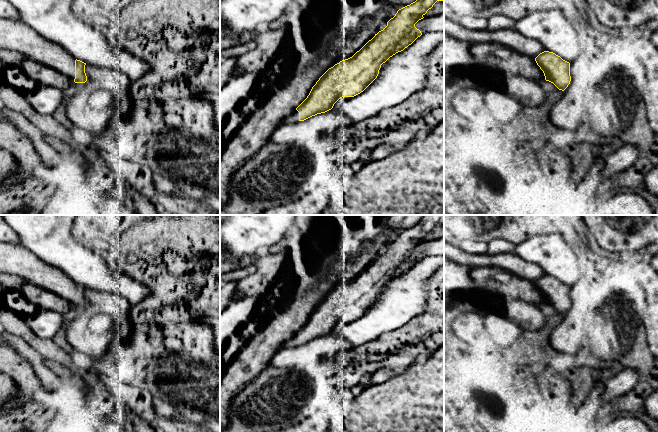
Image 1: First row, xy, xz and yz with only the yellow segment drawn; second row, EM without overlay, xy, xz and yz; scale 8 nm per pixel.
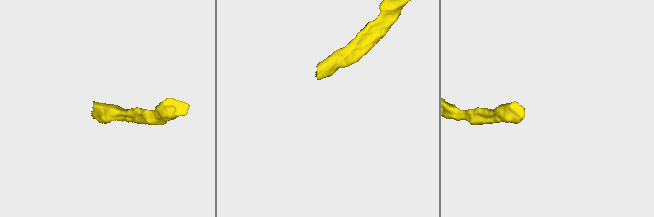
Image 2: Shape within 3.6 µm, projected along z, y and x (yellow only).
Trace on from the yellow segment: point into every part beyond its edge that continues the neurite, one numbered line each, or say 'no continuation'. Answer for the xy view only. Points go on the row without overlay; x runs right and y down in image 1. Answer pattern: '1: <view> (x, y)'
1: xy (17, 260)

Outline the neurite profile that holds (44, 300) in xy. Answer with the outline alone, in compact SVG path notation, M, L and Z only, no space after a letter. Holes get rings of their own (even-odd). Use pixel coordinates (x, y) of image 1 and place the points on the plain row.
M24 282L20 291L30 303L40 310L51 310L63 315L74 306L66 299L29 282Z

